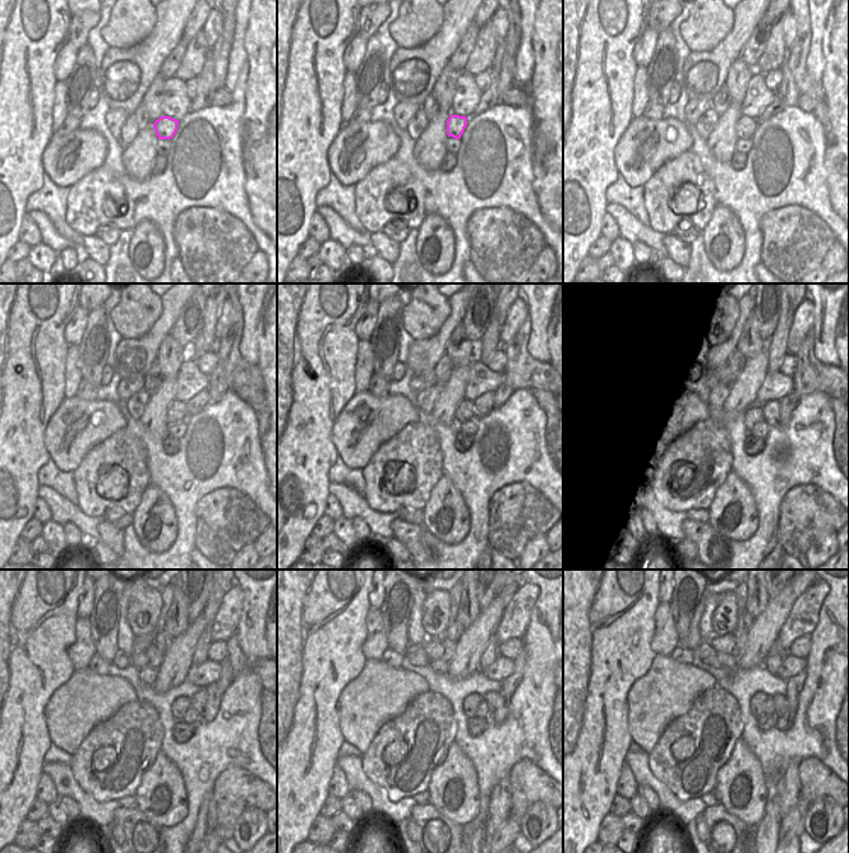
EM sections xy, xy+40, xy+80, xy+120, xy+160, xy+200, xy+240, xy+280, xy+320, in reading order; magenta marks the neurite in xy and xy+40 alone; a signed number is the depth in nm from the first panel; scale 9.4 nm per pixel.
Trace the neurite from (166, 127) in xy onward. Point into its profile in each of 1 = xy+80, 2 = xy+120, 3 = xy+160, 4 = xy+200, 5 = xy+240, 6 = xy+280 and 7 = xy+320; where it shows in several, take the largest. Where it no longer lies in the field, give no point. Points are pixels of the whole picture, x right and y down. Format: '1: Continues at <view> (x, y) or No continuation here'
1: Continues at xy+80 (746, 125)
2: Continues at xy+120 (176, 410)
3: Continues at xy+160 (464, 413)
4: Continues at xy+200 (752, 415)
5: Continues at xy+240 (180, 705)
6: Continues at xy+280 (470, 706)
7: Continues at xy+320 (756, 705)

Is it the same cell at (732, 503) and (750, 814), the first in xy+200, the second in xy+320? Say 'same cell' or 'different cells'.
same cell

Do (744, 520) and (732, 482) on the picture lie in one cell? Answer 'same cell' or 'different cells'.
same cell

